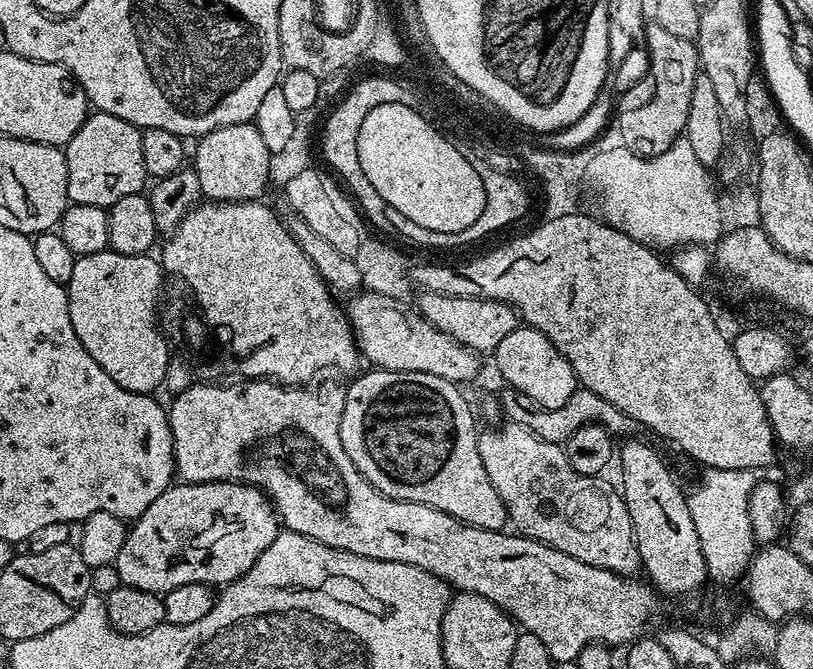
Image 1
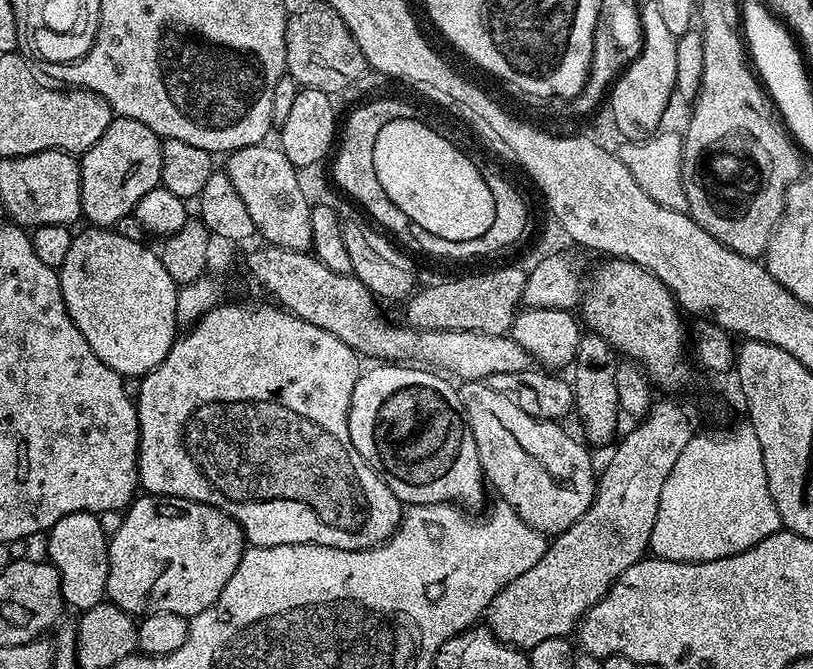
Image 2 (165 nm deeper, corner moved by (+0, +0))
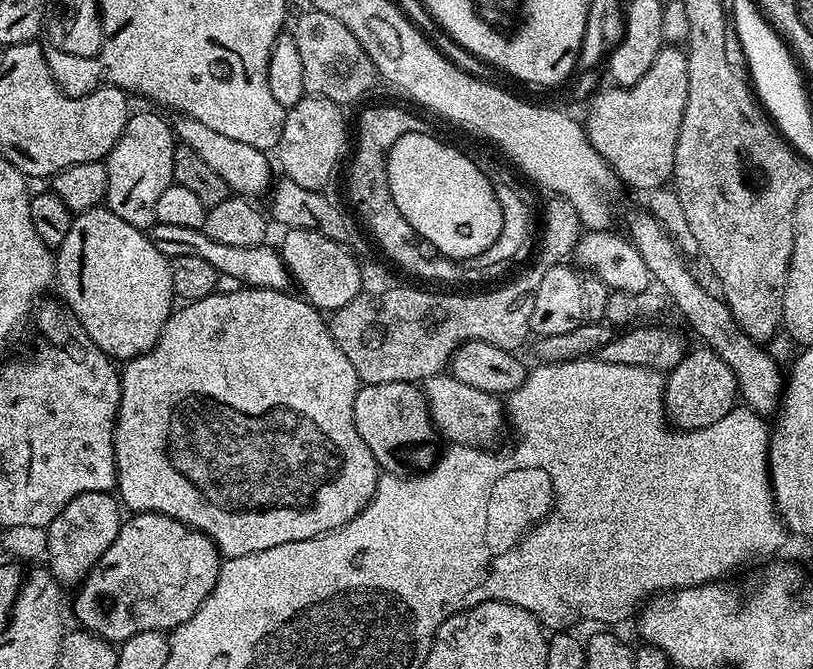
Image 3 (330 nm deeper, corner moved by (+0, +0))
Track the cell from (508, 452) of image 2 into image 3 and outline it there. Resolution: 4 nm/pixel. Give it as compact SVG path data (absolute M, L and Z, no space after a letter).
M450 374L431 376L423 381L422 391L428 399L428 413L439 433L456 446L466 448L491 449L492 444L506 432L506 408L501 397L486 394L486 390L474 390L474 386L466 386L466 382L458 382Z

